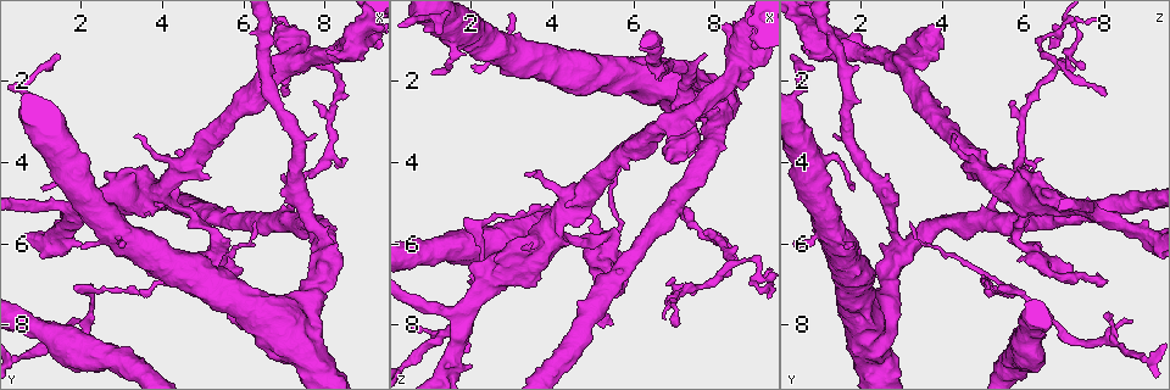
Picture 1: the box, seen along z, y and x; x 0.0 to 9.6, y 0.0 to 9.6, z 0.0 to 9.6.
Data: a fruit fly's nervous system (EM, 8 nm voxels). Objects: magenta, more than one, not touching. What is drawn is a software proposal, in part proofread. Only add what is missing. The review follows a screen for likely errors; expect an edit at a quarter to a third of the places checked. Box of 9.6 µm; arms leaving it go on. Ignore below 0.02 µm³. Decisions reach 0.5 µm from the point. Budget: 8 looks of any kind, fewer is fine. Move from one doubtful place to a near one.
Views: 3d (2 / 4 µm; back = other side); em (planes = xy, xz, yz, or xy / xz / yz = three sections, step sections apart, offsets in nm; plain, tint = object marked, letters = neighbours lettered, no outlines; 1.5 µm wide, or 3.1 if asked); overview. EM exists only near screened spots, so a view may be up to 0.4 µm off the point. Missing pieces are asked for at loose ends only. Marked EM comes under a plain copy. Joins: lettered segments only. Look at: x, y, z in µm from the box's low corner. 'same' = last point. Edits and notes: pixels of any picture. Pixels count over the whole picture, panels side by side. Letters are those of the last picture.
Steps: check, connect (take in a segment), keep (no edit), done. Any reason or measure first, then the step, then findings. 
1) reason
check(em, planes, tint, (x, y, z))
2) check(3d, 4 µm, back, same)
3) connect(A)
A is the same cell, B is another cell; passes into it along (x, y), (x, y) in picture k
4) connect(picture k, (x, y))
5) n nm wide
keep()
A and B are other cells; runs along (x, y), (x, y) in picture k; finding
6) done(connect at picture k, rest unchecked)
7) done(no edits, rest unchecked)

branch stops here
check(em, xz, step 4, letters, (8.05, 1.30, 0.70))

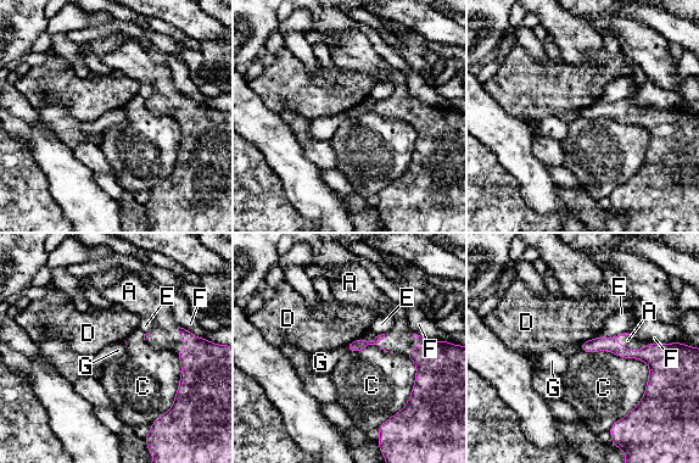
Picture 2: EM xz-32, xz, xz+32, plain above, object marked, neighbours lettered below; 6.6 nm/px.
connect(A)
A is the same cell, C, D, E, F and G are other cells; passes into it along (661, 358), (626, 349), (627, 340) in picture 2; the cell continues

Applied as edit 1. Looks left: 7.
an open end
check(em, planes, letters, (8.45, 3.85, 6.40))

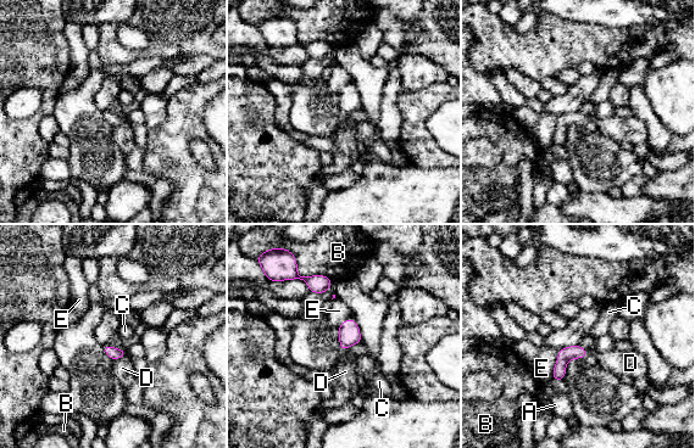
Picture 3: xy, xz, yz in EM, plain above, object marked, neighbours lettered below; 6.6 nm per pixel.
keep()
A, B, C, D and E are other cells; border along (559, 351), (551, 376) in picture 3; no lettered segment goes on from it

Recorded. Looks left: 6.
check(em, planes, letters, (5.55, 6.95, 8.05))

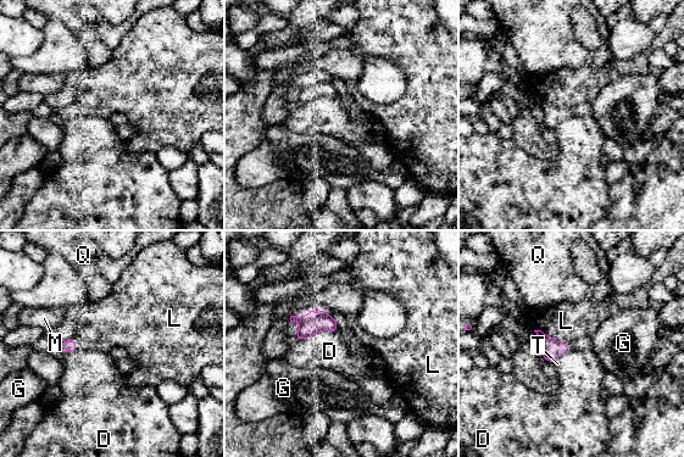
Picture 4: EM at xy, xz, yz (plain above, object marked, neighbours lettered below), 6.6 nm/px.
keep()
D, G, L, M, Q and T are other cells; border along (534, 329), (540, 329), (559, 341) in picture 4; no lettered segment goes on from it

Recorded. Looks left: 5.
done(connect at picture 2, rest unchecked)

